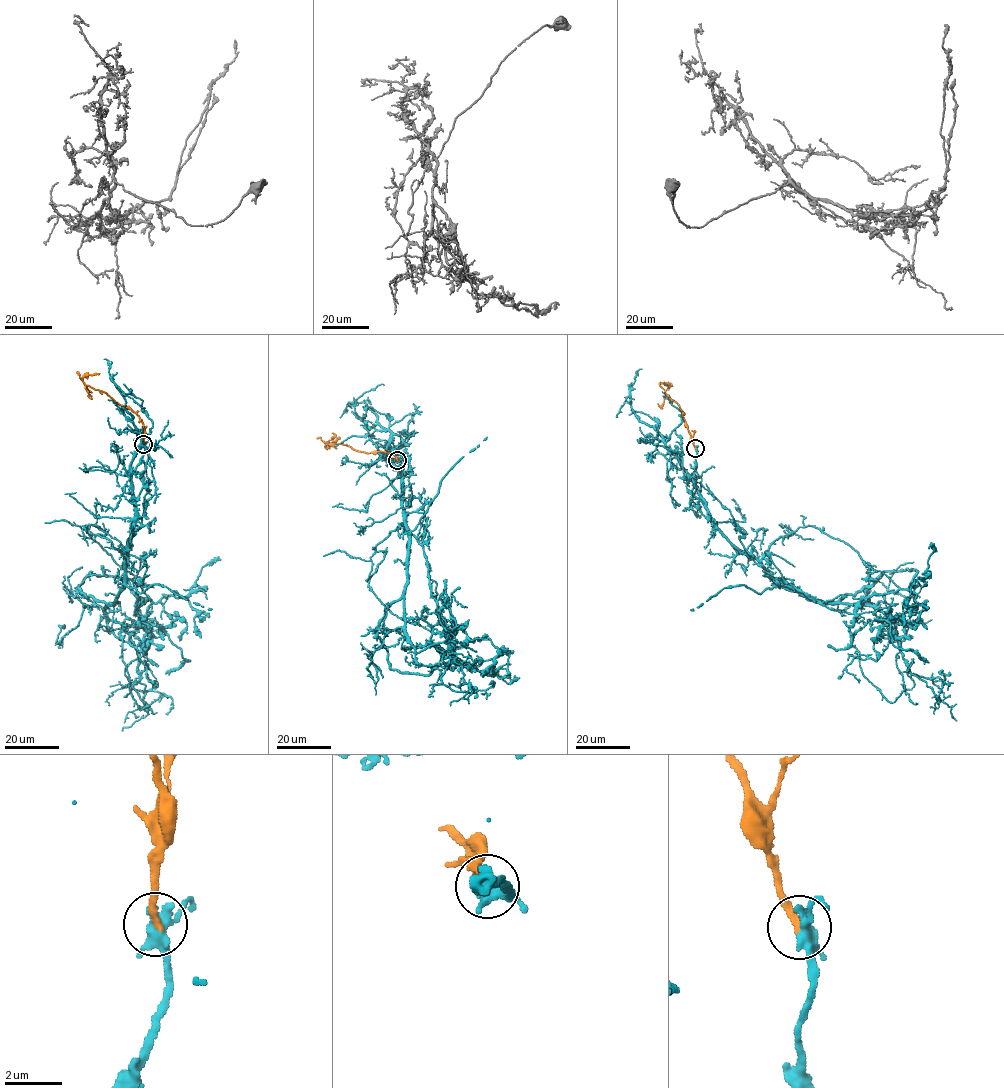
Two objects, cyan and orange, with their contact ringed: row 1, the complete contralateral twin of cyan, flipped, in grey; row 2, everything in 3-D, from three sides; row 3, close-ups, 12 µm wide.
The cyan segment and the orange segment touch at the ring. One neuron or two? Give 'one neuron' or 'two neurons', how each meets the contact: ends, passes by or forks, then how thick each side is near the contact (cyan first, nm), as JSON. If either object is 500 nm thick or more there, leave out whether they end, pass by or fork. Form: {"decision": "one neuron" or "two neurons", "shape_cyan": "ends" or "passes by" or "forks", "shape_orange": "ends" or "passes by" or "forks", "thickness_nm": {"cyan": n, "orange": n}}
{"decision": "one neuron", "shape_cyan": "forks", "shape_orange": "ends", "thickness_nm": {"cyan": 340, "orange": 260}}

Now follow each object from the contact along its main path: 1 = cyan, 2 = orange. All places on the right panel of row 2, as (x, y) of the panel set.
1: (695, 448), (694, 486), (734, 545), (779, 585), (890, 615), (910, 673), (945, 679), (938, 703)
2: (695, 448), (679, 405), (668, 398), (665, 391), (669, 386), (662, 382)

